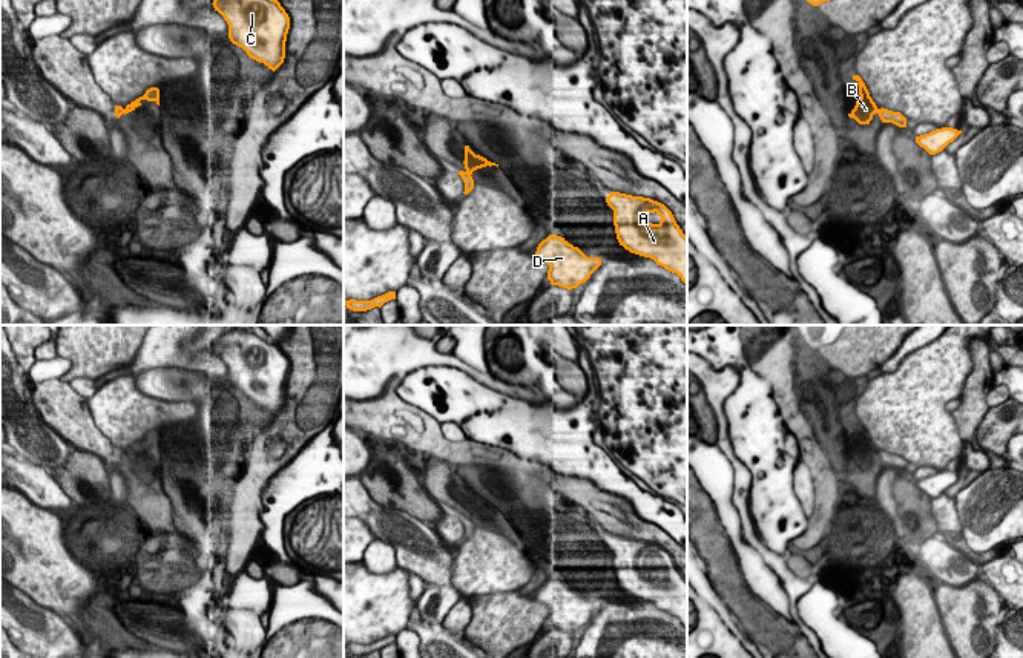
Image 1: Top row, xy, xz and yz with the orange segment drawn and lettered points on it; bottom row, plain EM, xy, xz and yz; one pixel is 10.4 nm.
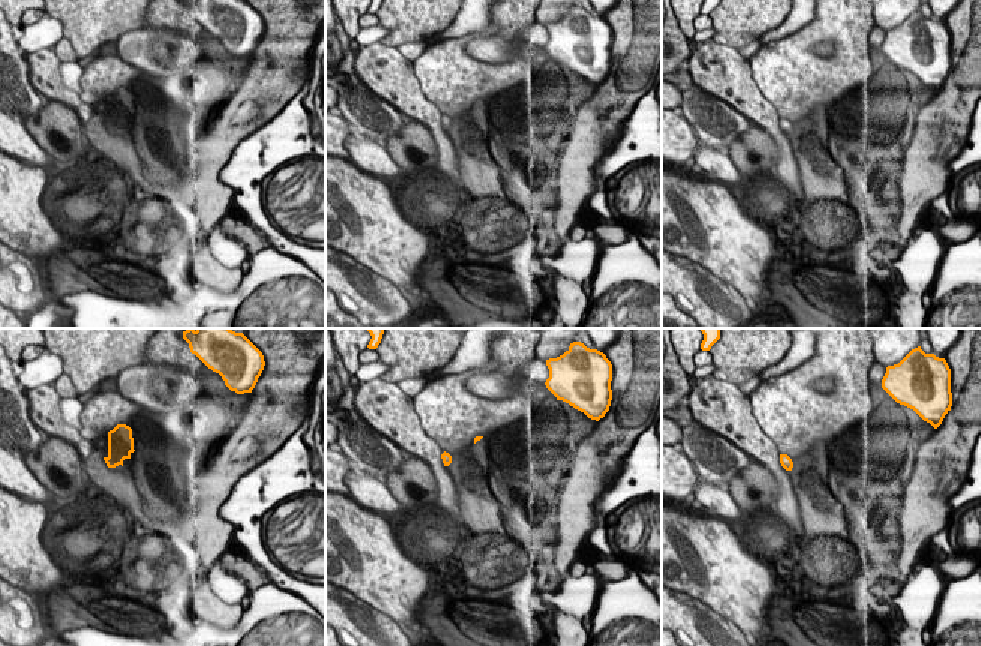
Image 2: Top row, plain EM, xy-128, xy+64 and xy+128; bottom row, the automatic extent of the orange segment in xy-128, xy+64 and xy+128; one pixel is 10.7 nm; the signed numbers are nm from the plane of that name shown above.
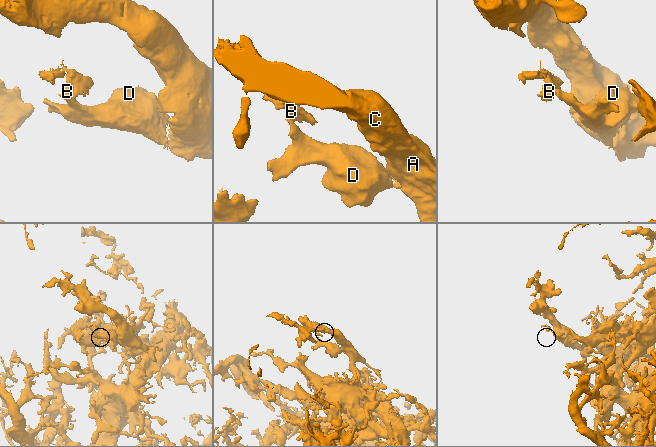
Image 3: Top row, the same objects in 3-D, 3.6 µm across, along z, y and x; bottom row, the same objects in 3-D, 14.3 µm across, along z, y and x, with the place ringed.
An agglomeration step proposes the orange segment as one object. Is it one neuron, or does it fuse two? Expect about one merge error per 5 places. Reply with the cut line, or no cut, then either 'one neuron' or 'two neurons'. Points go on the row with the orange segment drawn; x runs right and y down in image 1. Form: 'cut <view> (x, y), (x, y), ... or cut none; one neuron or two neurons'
cut xz (467, 171), (470, 175); two neurons

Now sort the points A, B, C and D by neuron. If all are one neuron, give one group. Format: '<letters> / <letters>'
A C D / B

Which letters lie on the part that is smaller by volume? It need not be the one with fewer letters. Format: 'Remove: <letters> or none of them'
Remove: B

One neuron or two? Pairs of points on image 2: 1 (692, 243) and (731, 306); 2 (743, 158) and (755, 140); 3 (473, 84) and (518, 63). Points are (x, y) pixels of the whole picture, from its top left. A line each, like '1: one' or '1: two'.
1: two
2: one
3: one

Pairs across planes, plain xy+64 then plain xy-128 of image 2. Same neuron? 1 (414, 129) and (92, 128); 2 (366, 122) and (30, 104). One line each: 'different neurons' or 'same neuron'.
1: different neurons
2: same neuron

